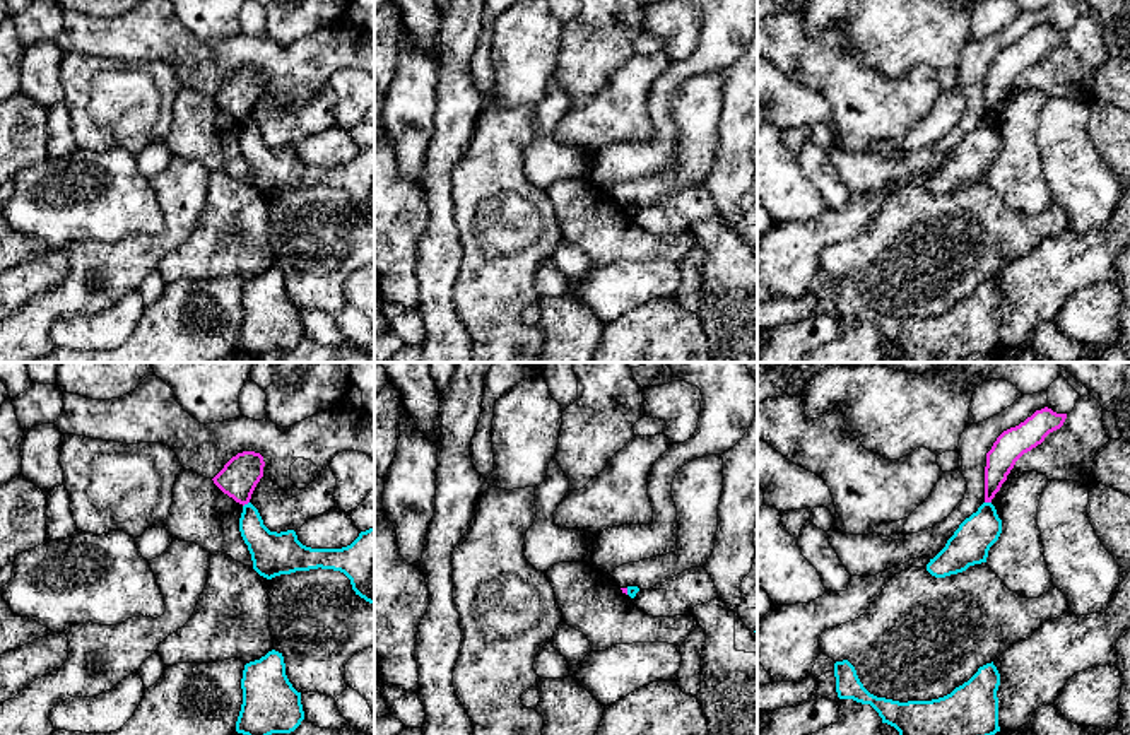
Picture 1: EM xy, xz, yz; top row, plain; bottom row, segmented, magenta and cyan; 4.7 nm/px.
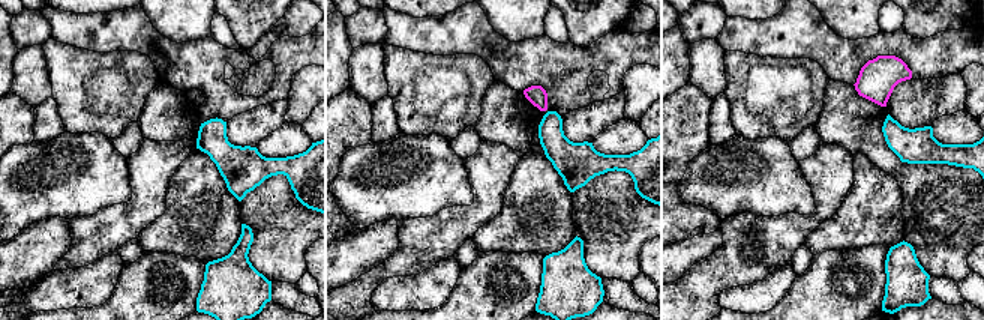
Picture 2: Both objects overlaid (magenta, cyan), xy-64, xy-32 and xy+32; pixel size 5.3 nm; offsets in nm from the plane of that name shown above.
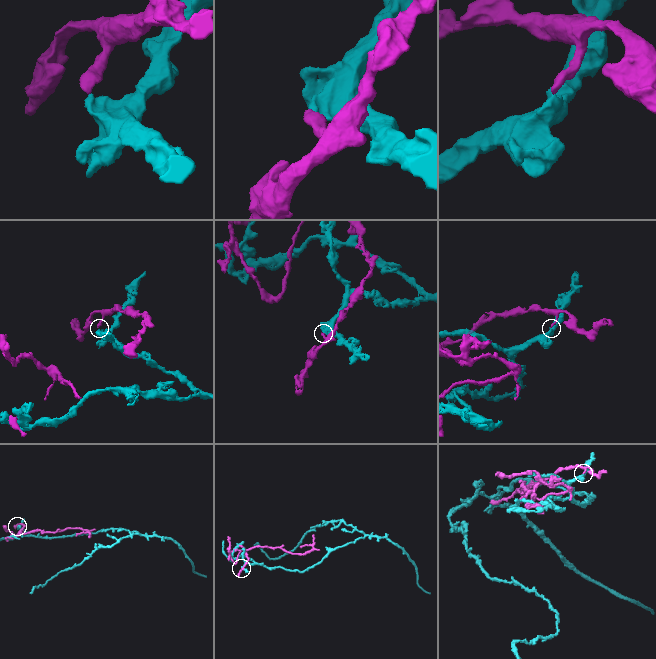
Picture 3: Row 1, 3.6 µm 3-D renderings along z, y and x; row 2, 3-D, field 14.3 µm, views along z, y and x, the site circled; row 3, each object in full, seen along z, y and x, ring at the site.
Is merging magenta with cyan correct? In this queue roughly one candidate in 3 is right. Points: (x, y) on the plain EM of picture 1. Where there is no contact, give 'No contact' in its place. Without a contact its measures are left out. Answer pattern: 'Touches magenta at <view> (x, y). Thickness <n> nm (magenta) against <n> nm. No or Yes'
Touches magenta at xy (245, 120). Thickness 180 nm (magenta) against 180 nm. No

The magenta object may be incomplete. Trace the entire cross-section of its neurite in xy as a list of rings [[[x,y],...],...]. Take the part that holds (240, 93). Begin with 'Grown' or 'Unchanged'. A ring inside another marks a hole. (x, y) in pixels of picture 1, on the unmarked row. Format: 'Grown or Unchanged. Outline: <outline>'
Unchanged. Outline: [[[243,68],[232,74],[212,97],[224,111],[244,123],[263,94],[263,84],[260,70]]]

